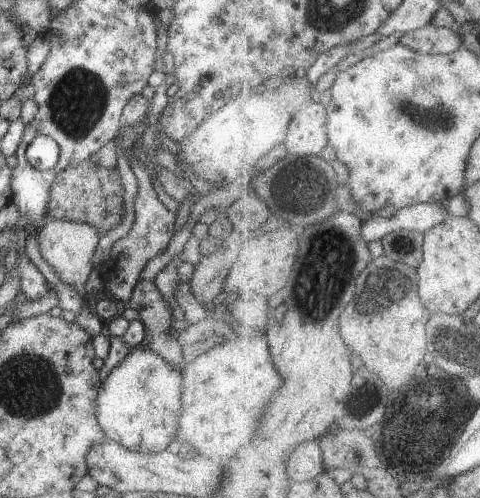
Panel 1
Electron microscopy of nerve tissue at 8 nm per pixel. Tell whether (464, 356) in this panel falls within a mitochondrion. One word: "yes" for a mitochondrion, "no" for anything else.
yes

